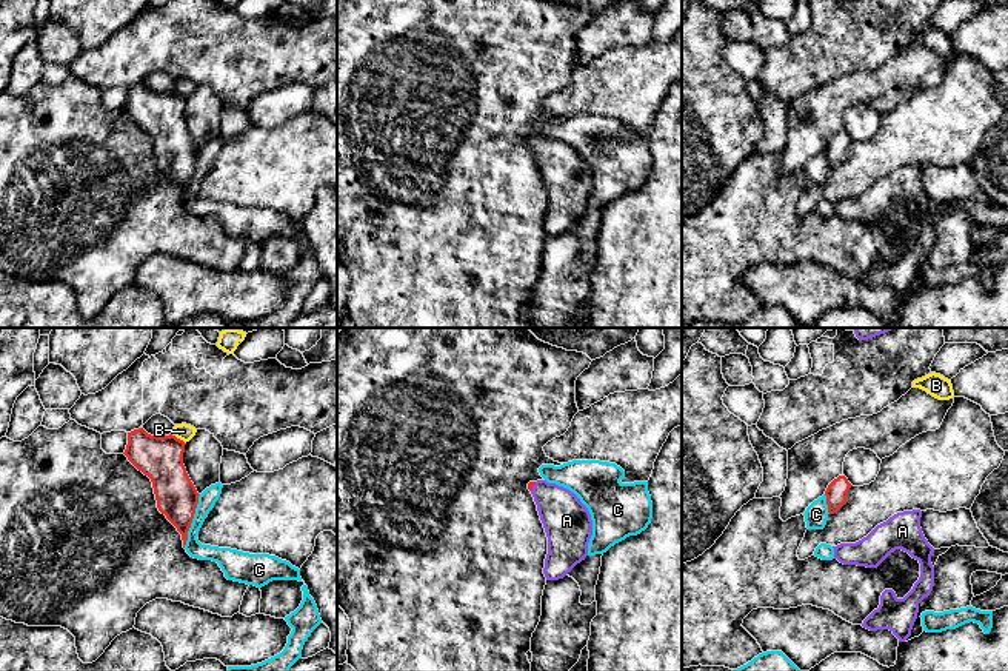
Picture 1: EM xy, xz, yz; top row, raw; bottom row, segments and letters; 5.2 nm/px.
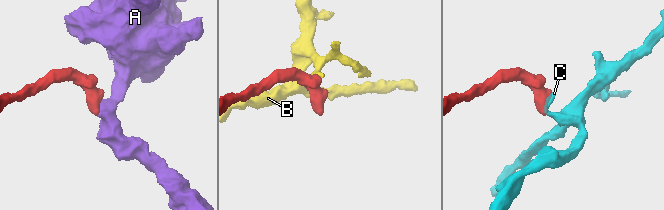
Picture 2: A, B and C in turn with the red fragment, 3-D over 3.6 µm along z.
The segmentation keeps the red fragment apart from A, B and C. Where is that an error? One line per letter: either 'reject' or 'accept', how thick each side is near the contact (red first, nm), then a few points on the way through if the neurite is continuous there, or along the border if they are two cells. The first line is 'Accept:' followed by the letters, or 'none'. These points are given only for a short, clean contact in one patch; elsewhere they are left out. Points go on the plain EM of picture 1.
Accept: A
A: accept; 30 nm thick on the red side, 240 nm on the other; runs through xz (531, 139), (533, 140), (565, 174)
B: reject; 220 nm thick on the red side, 90 nm on the other; border along xy (171, 90), (185, 99)
C: reject; 220 nm thick on the red side, 100 nm on the other; border along xy (200, 150), (183, 202)

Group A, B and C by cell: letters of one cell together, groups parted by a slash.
A / B / C

